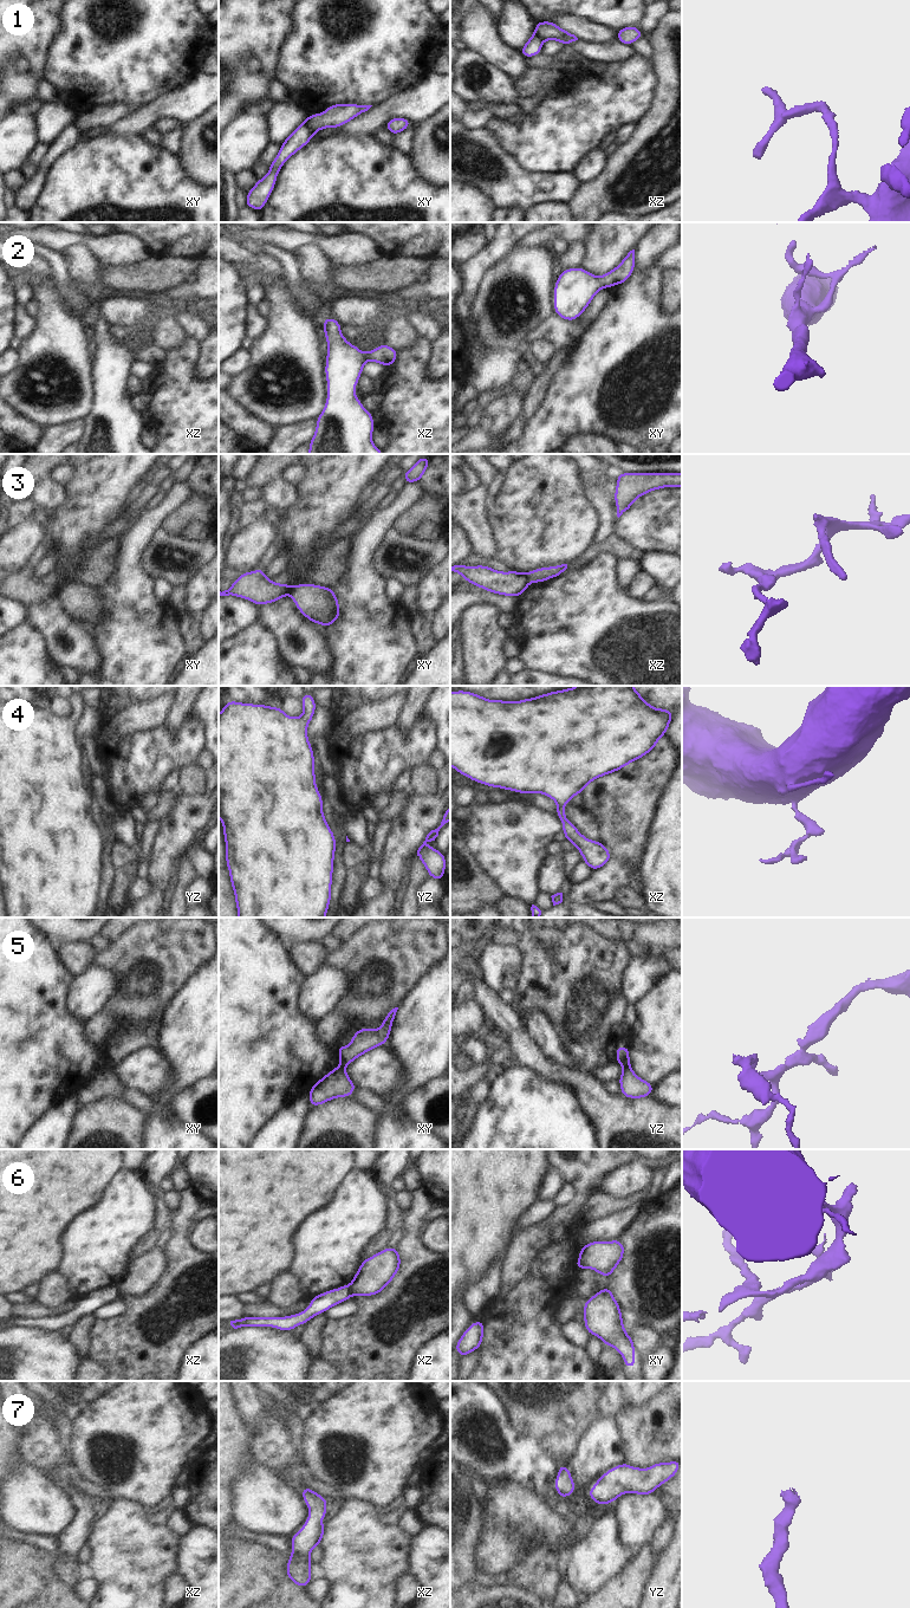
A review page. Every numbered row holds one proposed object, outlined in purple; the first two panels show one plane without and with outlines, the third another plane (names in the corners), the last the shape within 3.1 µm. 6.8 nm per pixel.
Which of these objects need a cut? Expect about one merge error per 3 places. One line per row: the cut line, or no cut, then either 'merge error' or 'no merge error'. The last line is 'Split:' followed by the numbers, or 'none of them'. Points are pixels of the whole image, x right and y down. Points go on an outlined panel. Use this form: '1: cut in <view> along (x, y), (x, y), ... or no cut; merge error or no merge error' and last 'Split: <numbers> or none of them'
1: cut in xy along (306, 117), (306, 127), (313, 134); merge error
2: no cut; no merge error
3: cut in xy along (294, 587), (290, 594); merge error
4: no cut; no merge error
5: cut in yz along (624, 1067), (629, 1068); merge error
6: cut in xz along (348, 1285), (352, 1295); merge error
7: no cut; no merge error
Split: 1, 3, 5, 6

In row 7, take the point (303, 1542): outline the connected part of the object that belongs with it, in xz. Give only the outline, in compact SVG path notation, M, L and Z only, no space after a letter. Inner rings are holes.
M307 1486L303 1487L300 1493L310 1509L310 1515L304 1526L290 1537L293 1549L291 1557L287 1560L285 1574L298 1587L305 1588L312 1581L311 1551L317 1545L320 1545L325 1534L326 1525L321 1524L320 1521L329 1513L326 1509L329 1499L325 1499Z

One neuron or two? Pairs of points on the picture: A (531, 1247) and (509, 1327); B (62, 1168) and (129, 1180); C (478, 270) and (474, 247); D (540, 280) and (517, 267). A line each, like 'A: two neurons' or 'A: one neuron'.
A: two neurons
B: two neurons
C: two neurons
D: one neuron

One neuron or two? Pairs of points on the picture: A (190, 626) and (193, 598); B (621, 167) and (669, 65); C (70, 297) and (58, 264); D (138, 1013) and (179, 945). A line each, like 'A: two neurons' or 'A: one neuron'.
A: two neurons
B: one neuron
C: one neuron
D: one neuron

